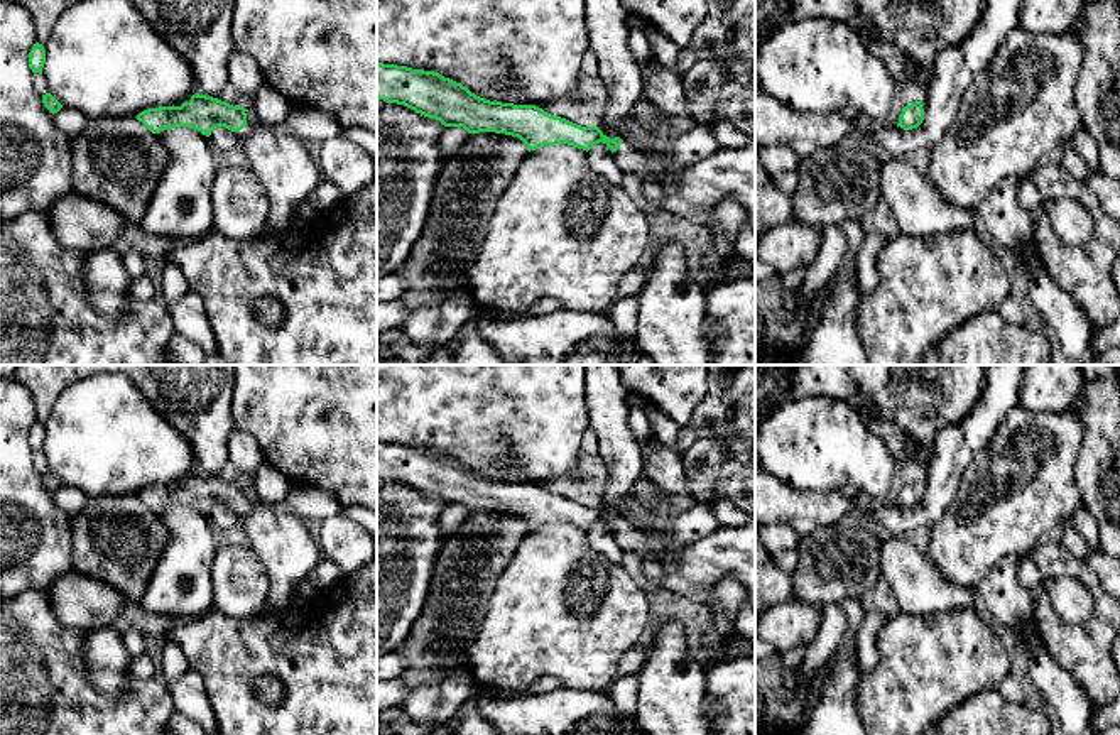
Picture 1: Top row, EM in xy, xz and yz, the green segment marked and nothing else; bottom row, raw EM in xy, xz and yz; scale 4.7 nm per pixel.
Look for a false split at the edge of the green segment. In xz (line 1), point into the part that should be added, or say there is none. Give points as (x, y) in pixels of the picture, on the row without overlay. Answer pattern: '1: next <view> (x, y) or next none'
1: next xz (642, 536)

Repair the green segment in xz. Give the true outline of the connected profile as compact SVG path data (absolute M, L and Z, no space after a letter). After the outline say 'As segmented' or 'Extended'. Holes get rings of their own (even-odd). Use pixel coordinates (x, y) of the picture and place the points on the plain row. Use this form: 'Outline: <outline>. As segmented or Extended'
Outline: M377 441L377 476L436 497L444 505L463 505L468 512L495 510L517 515L529 531L556 522L588 531L603 520L623 553L635 553L642 561L662 561L667 568L672 568L676 558L677 549L671 549L664 539L666 525L661 514L635 520L610 517L598 505L576 504L536 483L480 476L461 461L434 449Z. Extended

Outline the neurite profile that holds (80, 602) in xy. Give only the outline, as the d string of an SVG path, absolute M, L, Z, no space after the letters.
M71 569L47 590L56 618L69 629L88 632L113 627L128 600L105 581Z

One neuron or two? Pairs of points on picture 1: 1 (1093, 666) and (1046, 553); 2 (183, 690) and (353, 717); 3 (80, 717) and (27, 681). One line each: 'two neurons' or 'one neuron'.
1: one neuron
2: two neurons
3: one neuron

